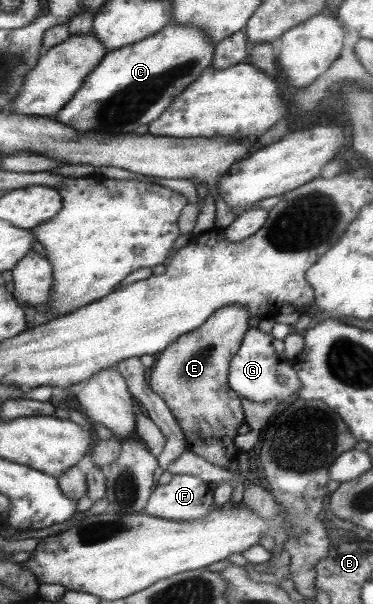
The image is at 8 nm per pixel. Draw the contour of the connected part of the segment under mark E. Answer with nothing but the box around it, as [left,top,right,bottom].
[149,304,249,469]

